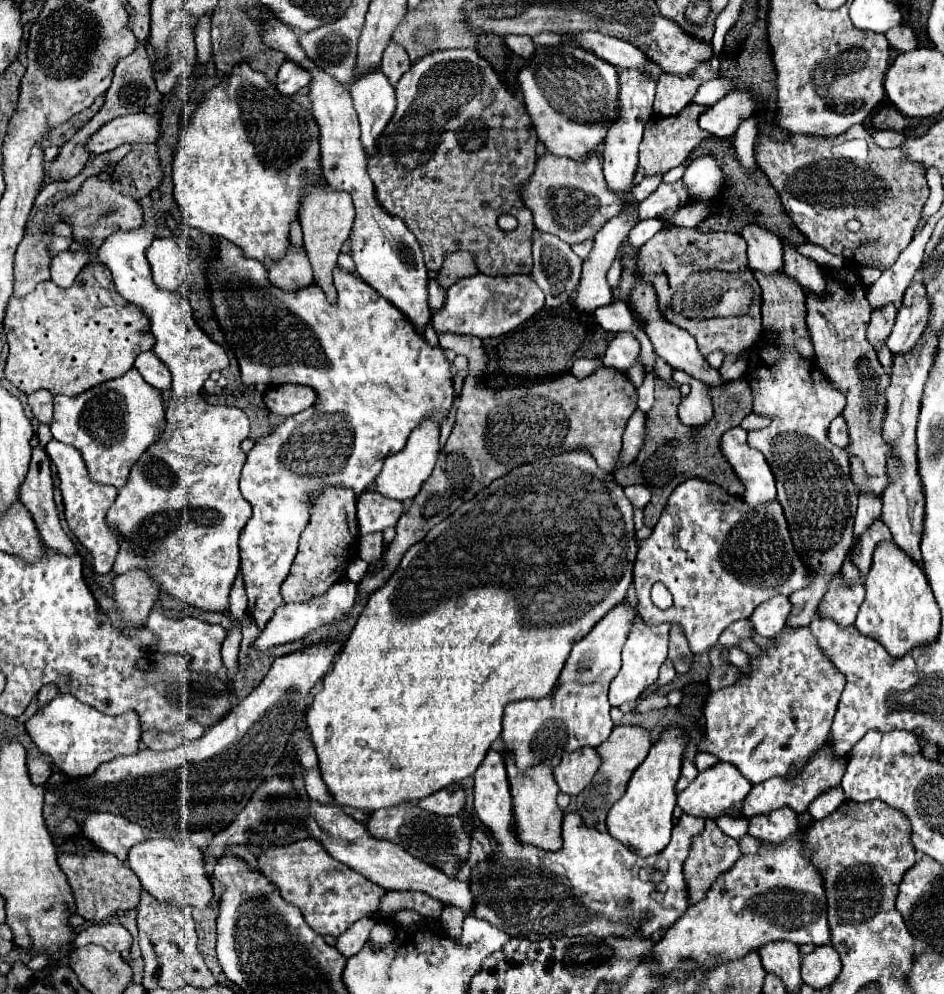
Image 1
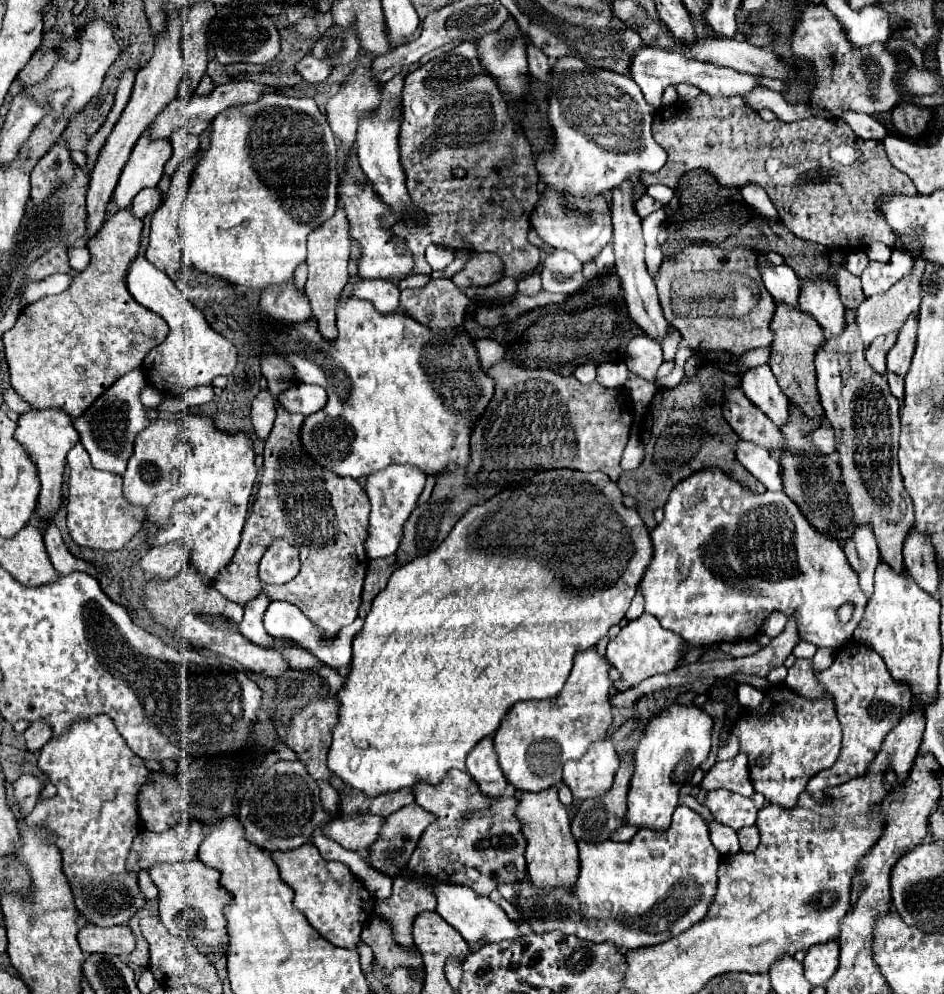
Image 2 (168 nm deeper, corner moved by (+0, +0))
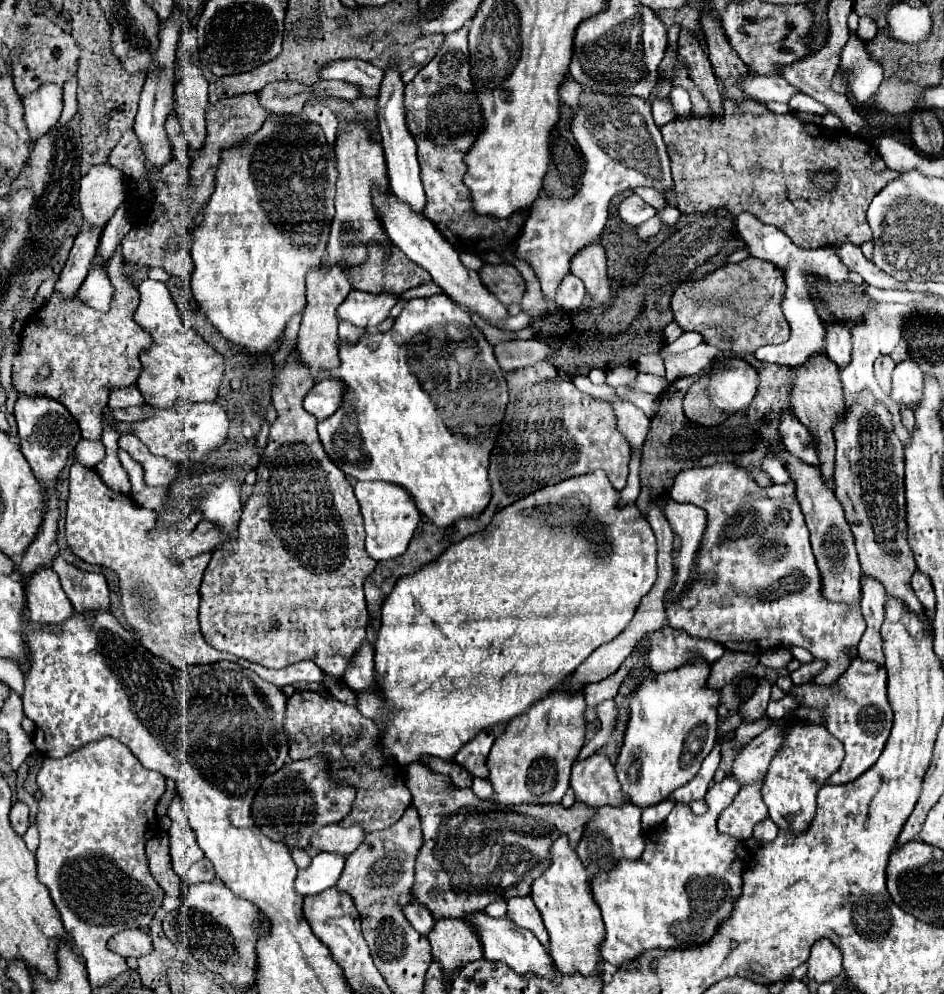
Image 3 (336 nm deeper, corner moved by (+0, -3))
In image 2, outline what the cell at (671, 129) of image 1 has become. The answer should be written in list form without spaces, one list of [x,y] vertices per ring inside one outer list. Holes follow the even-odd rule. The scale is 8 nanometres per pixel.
[[[700,93],[696,99],[676,101],[674,105],[660,107],[654,115],[652,137],[666,151],[668,161],[658,173],[642,173],[642,185],[648,187],[662,183],[674,189],[684,173],[700,167],[710,171],[726,187],[742,187],[754,181],[766,189],[768,197],[778,209],[778,217],[796,237],[820,243],[828,249],[864,249],[874,241],[894,249],[900,235],[888,225],[886,217],[876,211],[876,201],[884,193],[918,195],[910,177],[898,171],[886,157],[884,143],[860,139],[844,119],[806,117],[792,123],[784,123],[780,119],[766,123],[758,113],[746,109],[740,97],[708,97],[706,93]]]

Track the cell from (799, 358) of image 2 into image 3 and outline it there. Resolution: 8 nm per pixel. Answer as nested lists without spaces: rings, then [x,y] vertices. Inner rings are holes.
[[[818,356],[810,368],[794,368],[794,390],[792,390],[792,412],[794,416],[810,430],[820,458],[820,474],[830,484],[834,480],[834,454],[836,454],[836,442],[834,442],[834,426],[844,418],[846,414],[846,402],[842,394],[842,382],[840,372],[830,364],[828,356]]]

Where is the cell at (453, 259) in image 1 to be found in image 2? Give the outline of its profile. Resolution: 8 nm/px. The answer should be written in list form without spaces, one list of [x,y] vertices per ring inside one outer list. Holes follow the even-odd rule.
[[[474,253],[466,267],[458,271],[452,281],[460,289],[468,289],[474,285],[492,285],[502,277],[502,261],[494,253]]]

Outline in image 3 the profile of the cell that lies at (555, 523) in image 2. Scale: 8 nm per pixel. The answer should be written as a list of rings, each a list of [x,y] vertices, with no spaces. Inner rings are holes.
[[[594,470],[590,474],[582,474],[582,476],[574,476],[570,480],[564,480],[560,484],[554,484],[554,486],[546,486],[542,490],[536,490],[534,494],[510,504],[510,508],[502,508],[502,512],[498,512],[494,516],[494,520],[490,522],[490,526],[484,530],[484,532],[478,532],[474,536],[468,536],[466,540],[458,542],[458,544],[452,544],[434,564],[428,564],[426,568],[422,568],[422,572],[416,572],[414,576],[404,576],[396,586],[394,586],[394,592],[386,598],[386,602],[382,604],[382,626],[380,626],[380,632],[378,632],[378,640],[376,640],[376,646],[374,646],[374,664],[376,664],[376,672],[378,672],[378,682],[380,682],[380,692],[382,696],[386,698],[386,708],[388,708],[388,720],[384,724],[384,736],[380,738],[380,750],[386,754],[386,756],[392,756],[390,762],[398,764],[398,766],[406,766],[410,762],[420,762],[420,756],[422,754],[430,754],[430,756],[438,756],[438,758],[444,758],[444,760],[454,760],[454,754],[458,748],[462,748],[462,744],[470,742],[482,728],[492,728],[492,726],[498,726],[498,724],[506,724],[508,720],[512,720],[514,716],[526,712],[536,700],[548,696],[562,680],[566,680],[566,676],[570,676],[570,672],[574,672],[598,646],[614,640],[624,628],[626,624],[632,620],[638,604],[640,604],[640,598],[652,588],[656,580],[656,538],[654,538],[654,532],[648,524],[648,520],[640,514],[640,510],[636,508],[636,504],[624,504],[620,506],[620,492],[610,484],[606,472],[602,470]]]

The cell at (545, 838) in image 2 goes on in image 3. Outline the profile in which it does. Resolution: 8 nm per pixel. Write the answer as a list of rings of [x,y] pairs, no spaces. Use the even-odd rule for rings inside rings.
[[[560,836],[554,842],[554,846],[552,846],[552,864],[546,870],[546,874],[540,876],[532,884],[532,900],[534,900],[536,908],[540,910],[544,926],[548,930],[548,936],[550,936],[550,954],[552,954],[554,962],[556,962],[558,970],[562,974],[574,974],[574,972],[578,972],[582,976],[598,976],[598,966],[600,966],[600,962],[604,962],[602,956],[600,956],[600,946],[602,946],[602,940],[604,940],[604,934],[606,934],[604,932],[604,922],[602,922],[602,916],[600,916],[600,908],[598,908],[598,904],[596,904],[596,900],[592,896],[586,868],[578,860],[578,854],[570,848],[566,836]]]

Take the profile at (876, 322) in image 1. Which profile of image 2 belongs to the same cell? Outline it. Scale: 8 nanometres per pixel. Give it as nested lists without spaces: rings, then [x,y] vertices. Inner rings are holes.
[[[890,333],[890,335],[884,335],[884,337],[878,337],[870,343],[870,347],[866,349],[866,359],[868,363],[878,371],[878,373],[886,373],[886,353],[890,351],[890,347],[894,345],[896,341],[896,335]]]

